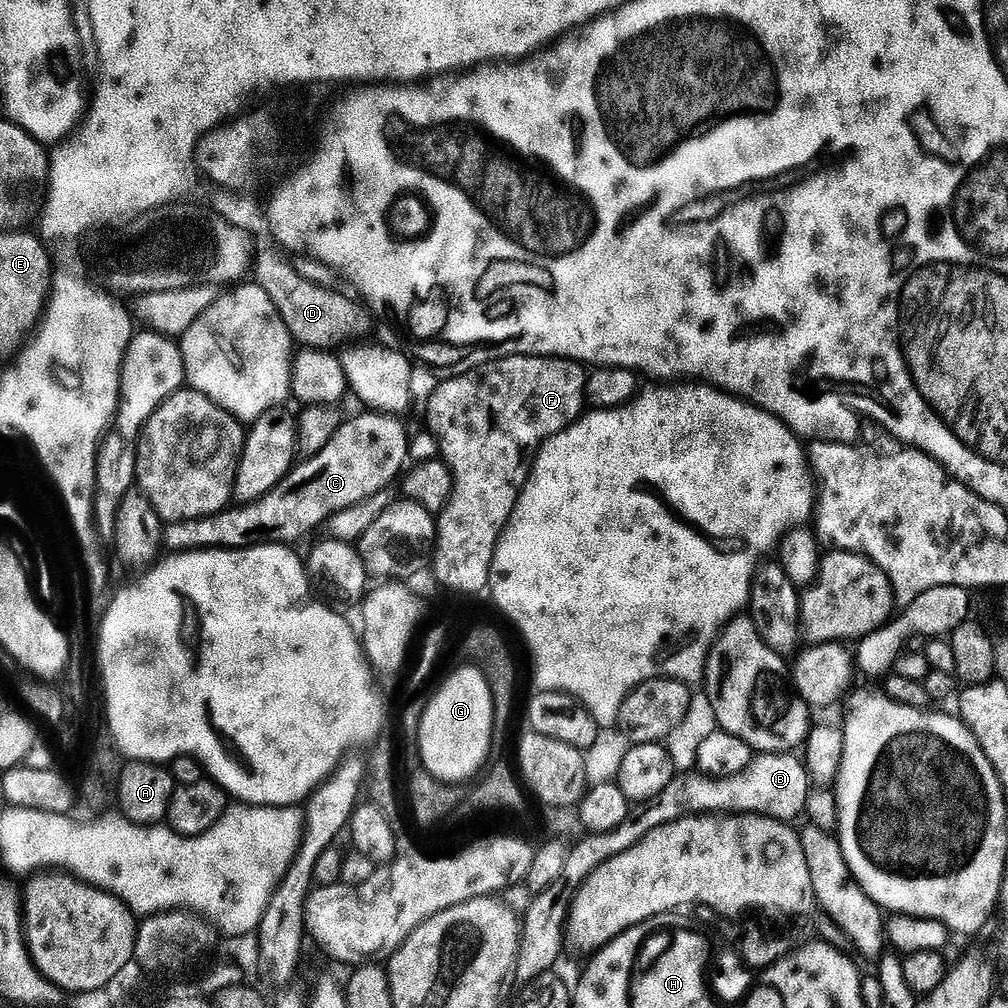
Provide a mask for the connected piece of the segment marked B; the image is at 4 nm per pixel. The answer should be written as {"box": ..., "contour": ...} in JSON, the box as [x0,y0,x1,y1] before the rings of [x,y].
{"box":[563,751,810,890],"contour":[[[795,751],[761,752],[753,755],[750,766],[738,776],[713,778],[705,776],[699,770],[681,771],[654,799],[643,805],[641,812],[629,811],[626,822],[612,832],[593,832],[585,835],[581,844],[571,847],[568,860],[565,862],[563,883],[572,890],[579,890],[588,876],[598,870],[606,861],[630,850],[650,830],[666,826],[683,816],[693,814],[751,814],[769,816],[771,820],[796,822],[799,816],[805,815],[810,777],[808,766]]]}

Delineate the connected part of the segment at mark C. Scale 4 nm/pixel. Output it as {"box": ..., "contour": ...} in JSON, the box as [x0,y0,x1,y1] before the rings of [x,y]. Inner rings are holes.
{"box":[162,410,408,554],"contour":[[[375,410],[361,411],[361,416],[345,419],[344,424],[338,430],[338,434],[334,434],[334,438],[330,438],[330,442],[326,442],[326,446],[316,456],[309,456],[303,462],[297,463],[292,471],[285,476],[282,482],[278,482],[278,486],[274,486],[265,496],[260,496],[256,500],[243,506],[229,506],[222,512],[216,513],[214,516],[203,516],[197,520],[183,520],[181,524],[165,523],[162,528],[162,544],[167,551],[172,554],[182,552],[194,552],[197,550],[235,550],[237,548],[251,548],[261,544],[282,544],[285,546],[295,545],[295,540],[303,538],[307,532],[315,530],[319,524],[327,525],[333,516],[338,515],[342,510],[346,510],[350,506],[354,506],[358,502],[362,502],[366,498],[370,498],[374,494],[385,491],[389,487],[388,483],[399,474],[405,471],[404,463],[408,460],[408,432],[404,429],[404,424],[399,415],[389,414],[387,412],[378,412]]]}

